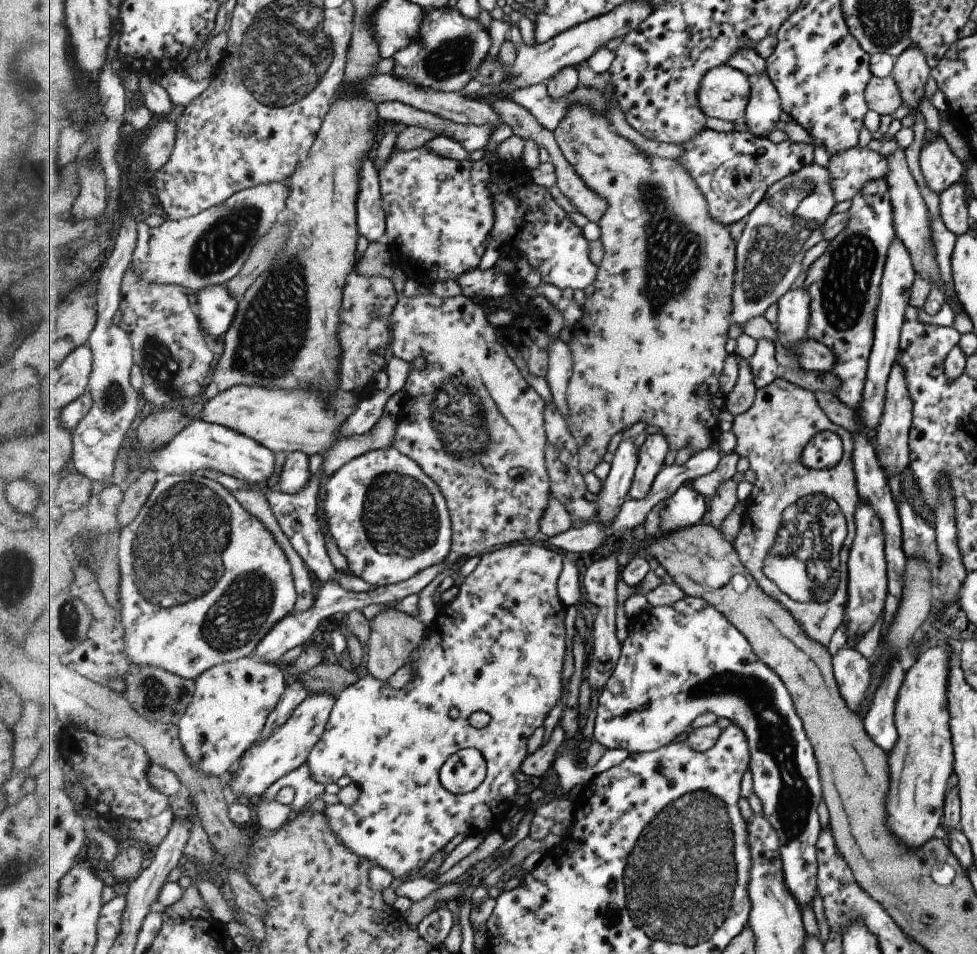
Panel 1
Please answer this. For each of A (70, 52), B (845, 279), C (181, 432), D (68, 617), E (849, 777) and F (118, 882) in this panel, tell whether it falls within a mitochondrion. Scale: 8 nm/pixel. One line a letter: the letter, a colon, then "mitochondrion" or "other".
A: other
B: mitochondrion
C: other
D: mitochondrion
E: other
F: other

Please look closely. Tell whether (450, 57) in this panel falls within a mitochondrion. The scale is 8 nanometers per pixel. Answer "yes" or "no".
yes

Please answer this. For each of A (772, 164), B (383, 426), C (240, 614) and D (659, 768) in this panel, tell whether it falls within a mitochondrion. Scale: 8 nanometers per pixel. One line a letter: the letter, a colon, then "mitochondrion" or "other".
A: mitochondrion
B: other
C: mitochondrion
D: other

